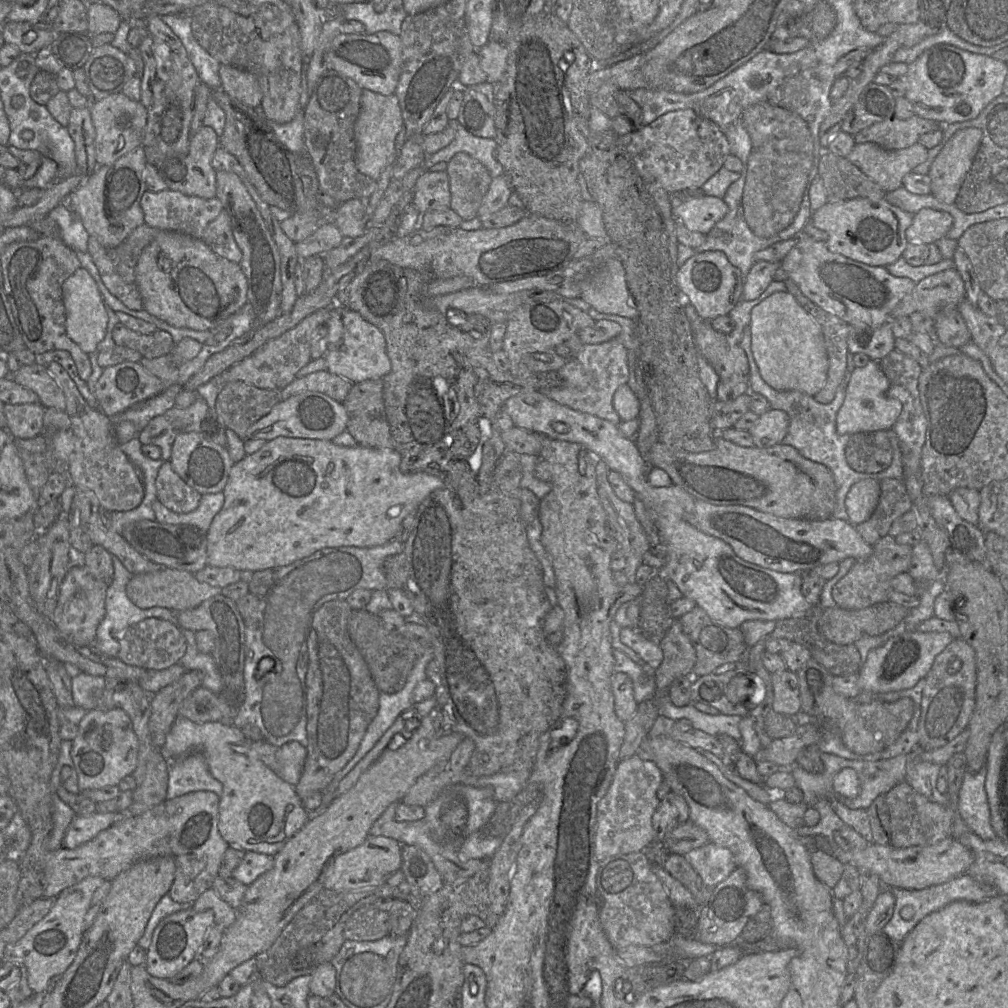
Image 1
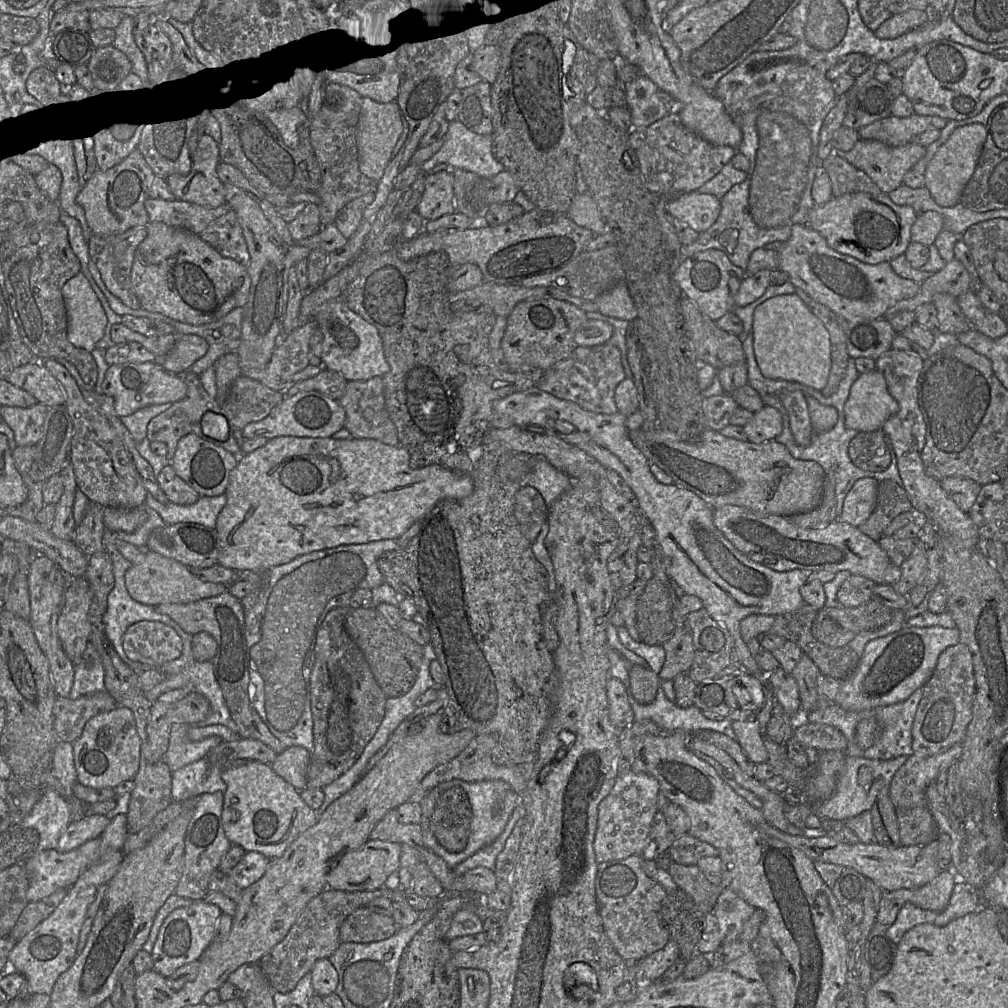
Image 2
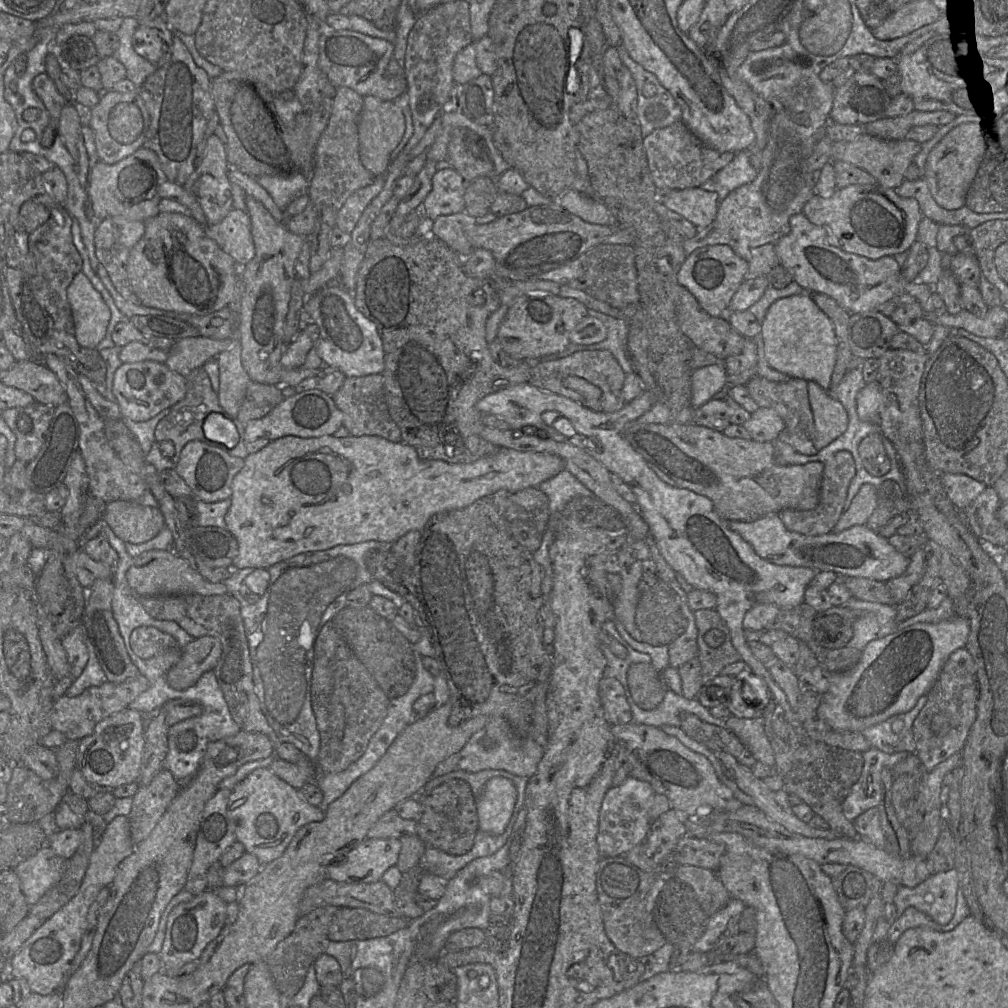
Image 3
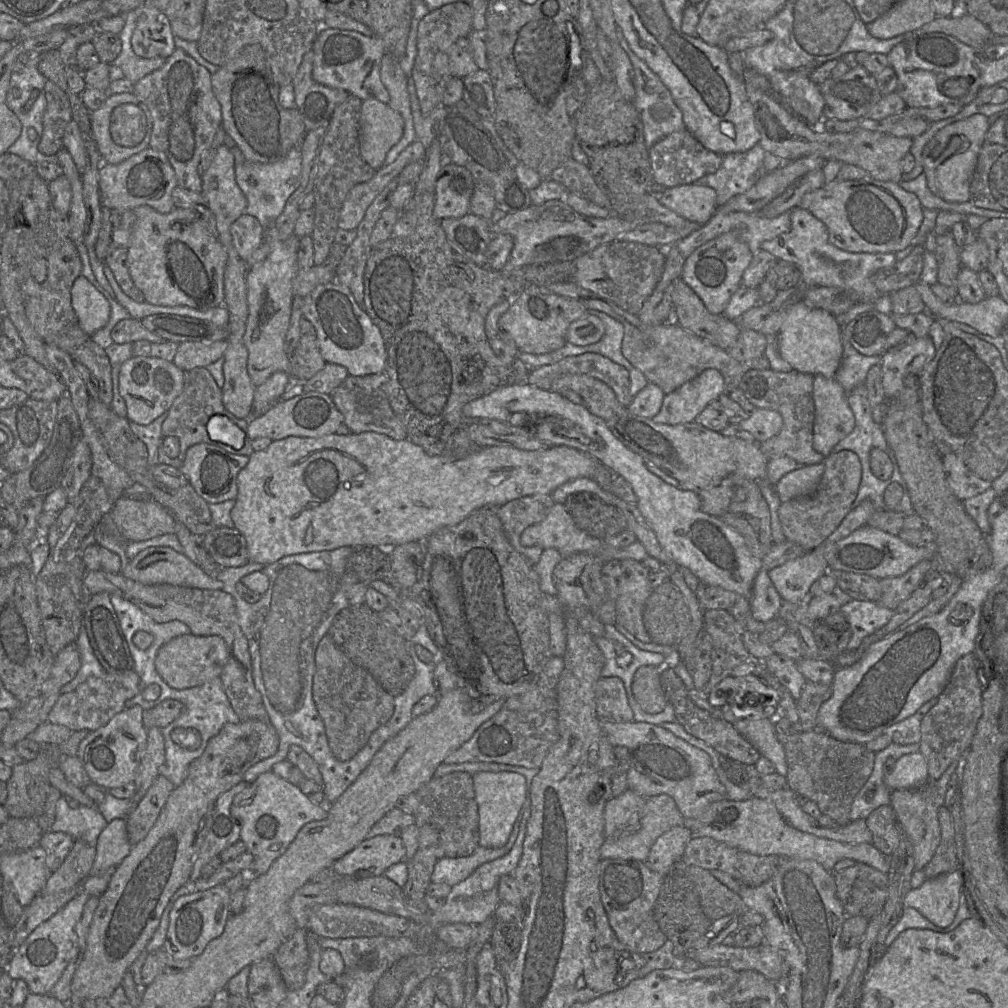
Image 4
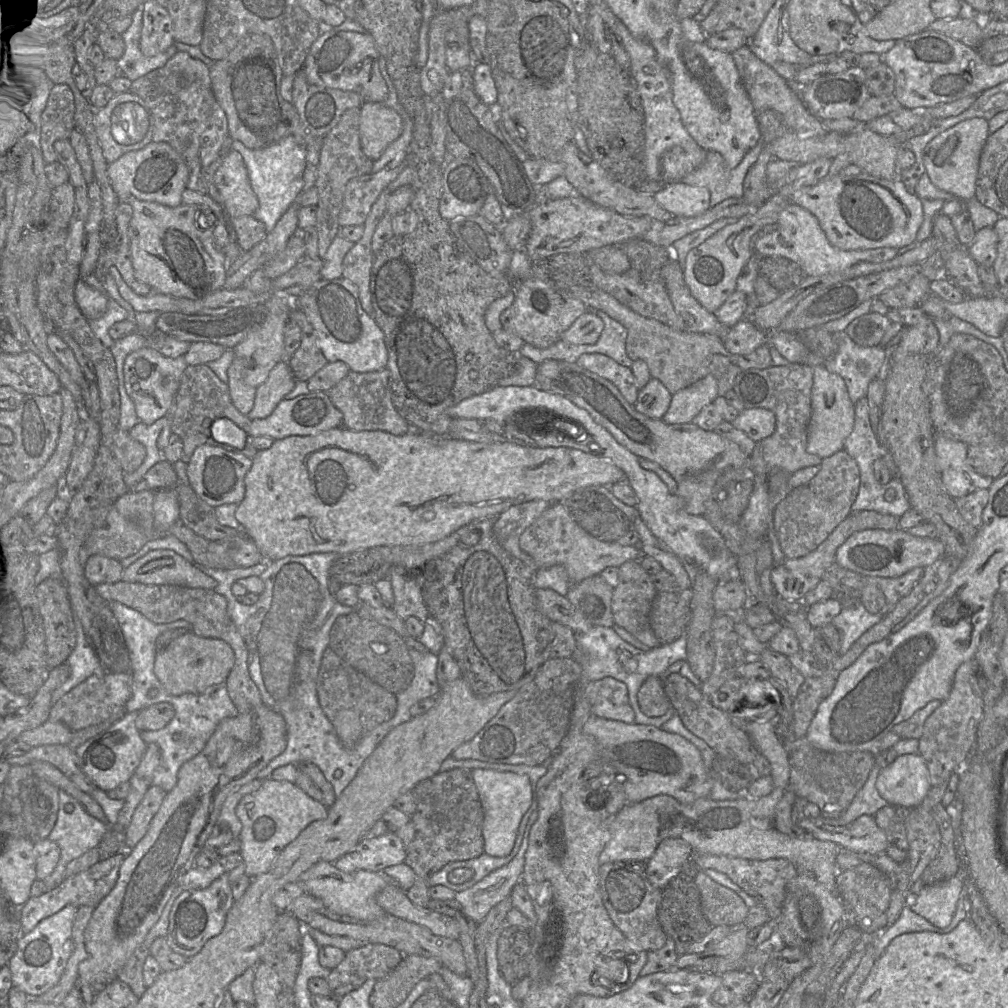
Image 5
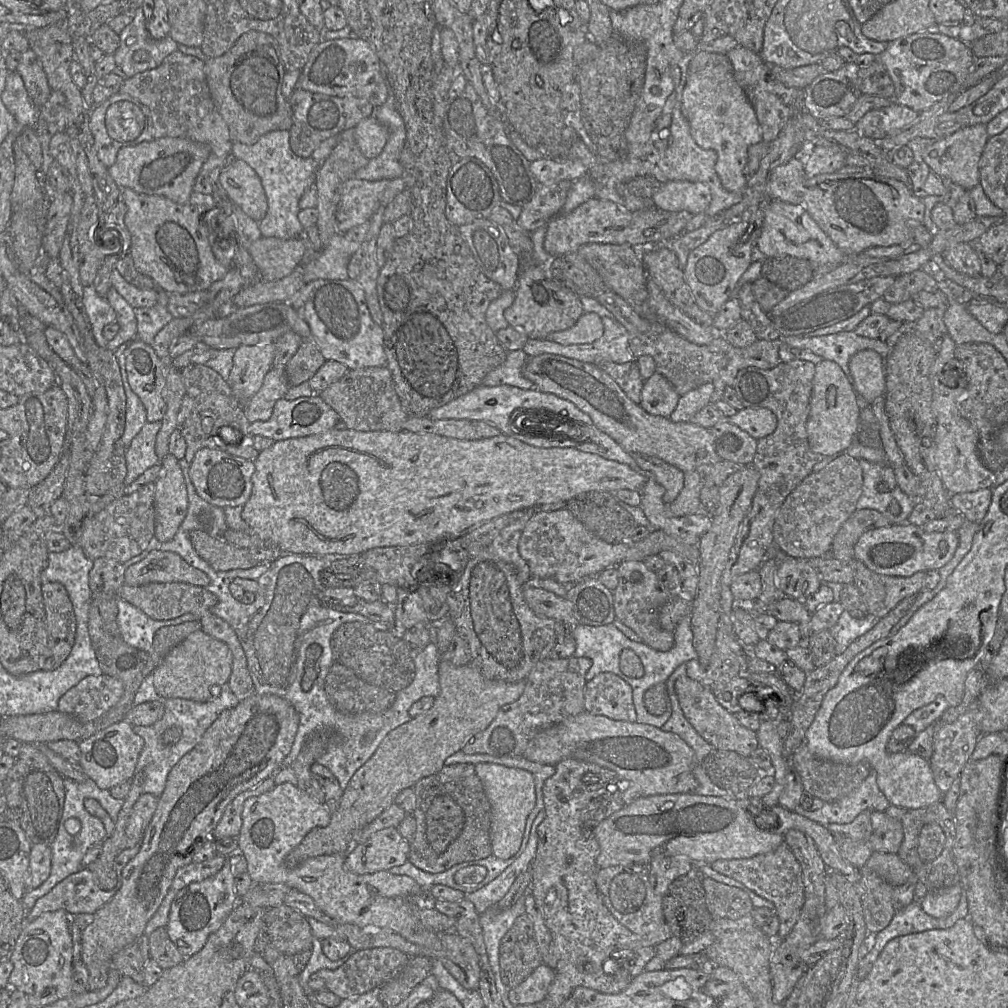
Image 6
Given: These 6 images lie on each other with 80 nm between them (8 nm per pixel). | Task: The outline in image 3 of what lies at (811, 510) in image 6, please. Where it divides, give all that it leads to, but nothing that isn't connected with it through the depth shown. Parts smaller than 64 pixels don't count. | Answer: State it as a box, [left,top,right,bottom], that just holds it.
[777,450,856,536]

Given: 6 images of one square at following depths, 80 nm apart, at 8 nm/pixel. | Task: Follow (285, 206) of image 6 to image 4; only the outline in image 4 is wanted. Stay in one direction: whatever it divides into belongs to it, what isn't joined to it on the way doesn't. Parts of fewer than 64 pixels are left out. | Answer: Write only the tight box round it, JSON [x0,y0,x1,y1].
[231,146,302,229]

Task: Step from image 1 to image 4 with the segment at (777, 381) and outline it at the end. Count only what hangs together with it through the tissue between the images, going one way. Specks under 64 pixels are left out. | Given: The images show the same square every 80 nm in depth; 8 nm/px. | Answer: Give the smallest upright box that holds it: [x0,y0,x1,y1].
[776,300,843,378]

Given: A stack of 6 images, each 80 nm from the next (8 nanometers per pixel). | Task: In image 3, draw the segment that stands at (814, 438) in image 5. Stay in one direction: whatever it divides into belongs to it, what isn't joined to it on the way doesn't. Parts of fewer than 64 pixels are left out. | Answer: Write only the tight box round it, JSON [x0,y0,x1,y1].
[808,381,848,451]

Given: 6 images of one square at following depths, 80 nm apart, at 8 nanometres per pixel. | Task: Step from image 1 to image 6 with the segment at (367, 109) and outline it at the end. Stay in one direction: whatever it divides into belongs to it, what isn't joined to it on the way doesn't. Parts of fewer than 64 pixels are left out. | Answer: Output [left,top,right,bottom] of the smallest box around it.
[354,116,388,158]

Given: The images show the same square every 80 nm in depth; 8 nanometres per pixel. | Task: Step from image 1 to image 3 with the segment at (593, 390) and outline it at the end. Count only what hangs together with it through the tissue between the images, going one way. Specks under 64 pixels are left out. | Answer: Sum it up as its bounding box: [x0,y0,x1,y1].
[529,350,626,413]

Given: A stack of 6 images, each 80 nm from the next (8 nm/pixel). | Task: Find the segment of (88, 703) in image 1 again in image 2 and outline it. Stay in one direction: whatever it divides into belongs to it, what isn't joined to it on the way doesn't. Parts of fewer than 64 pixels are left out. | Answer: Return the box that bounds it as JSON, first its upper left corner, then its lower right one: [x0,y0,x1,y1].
[69,641,107,698]

